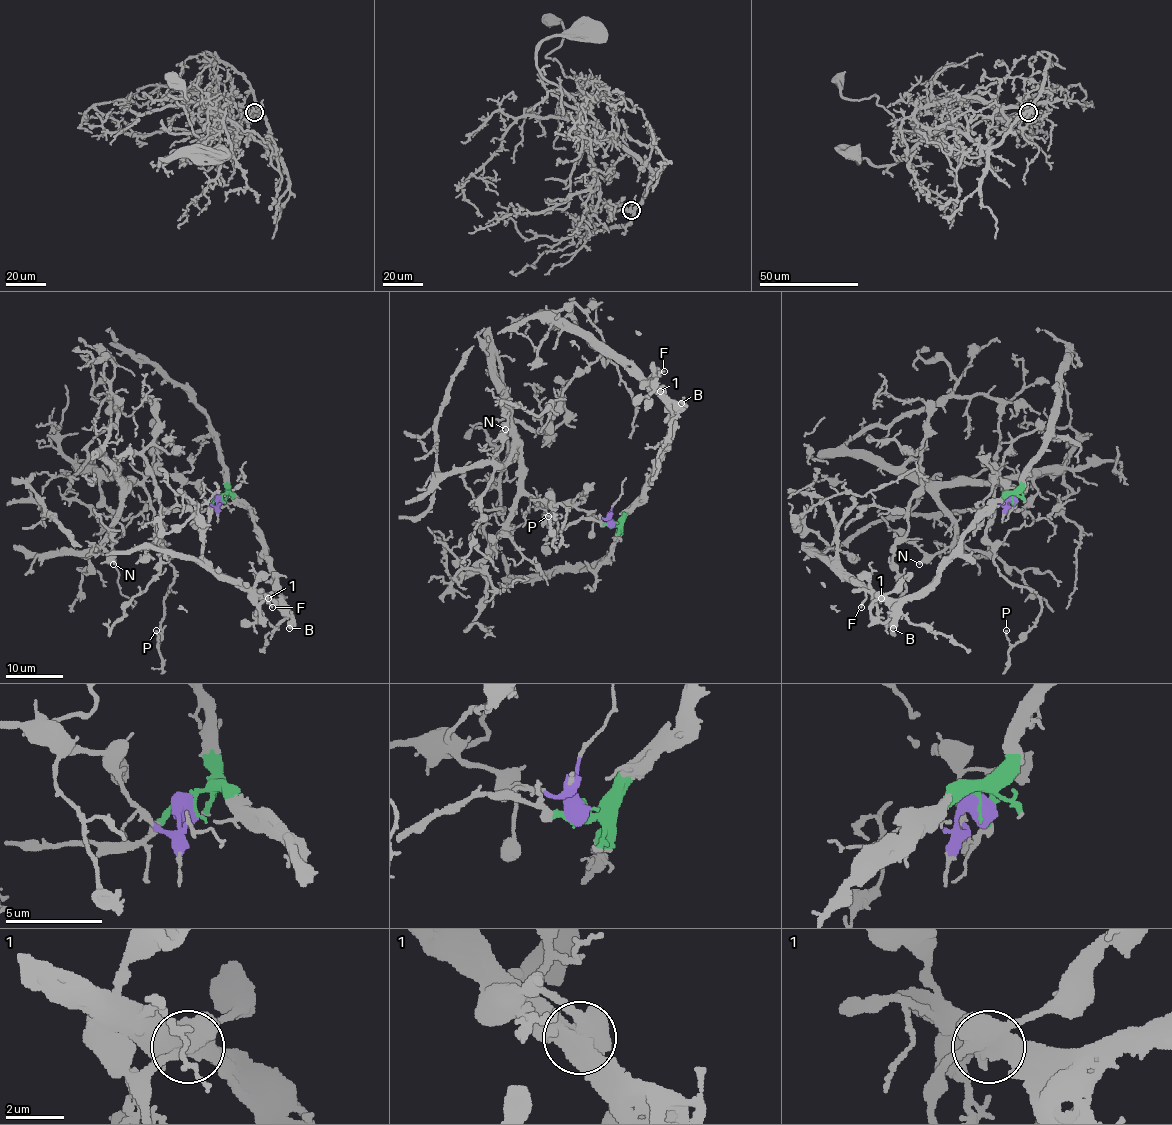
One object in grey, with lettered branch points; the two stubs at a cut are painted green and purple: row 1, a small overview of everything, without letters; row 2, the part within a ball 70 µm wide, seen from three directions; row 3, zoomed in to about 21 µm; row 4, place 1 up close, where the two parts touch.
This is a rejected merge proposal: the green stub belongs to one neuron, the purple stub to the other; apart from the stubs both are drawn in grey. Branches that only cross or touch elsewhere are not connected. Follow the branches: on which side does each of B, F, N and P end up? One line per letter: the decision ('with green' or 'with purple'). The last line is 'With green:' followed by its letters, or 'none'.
B: with green
F: with green
N: with purple
P: with purple
With green: B, F

